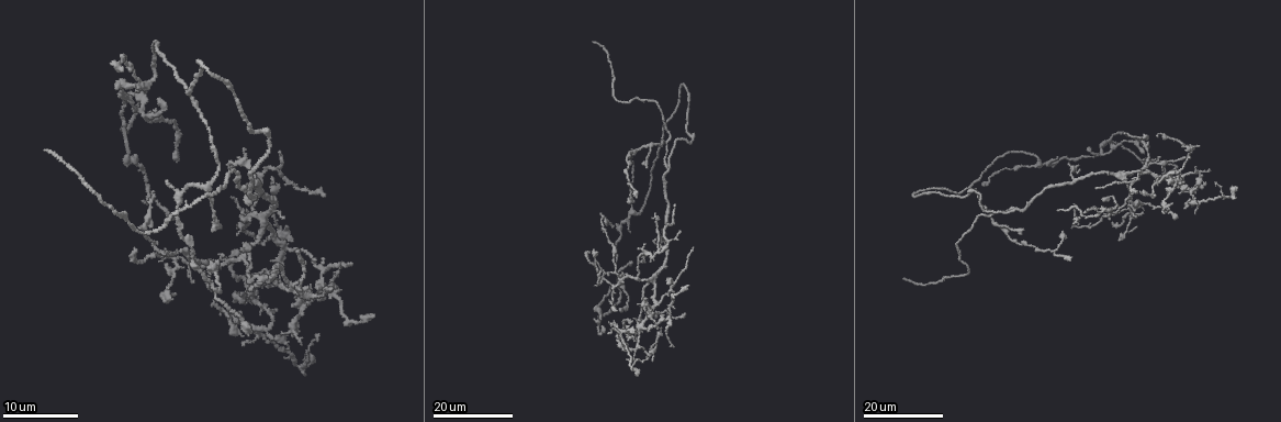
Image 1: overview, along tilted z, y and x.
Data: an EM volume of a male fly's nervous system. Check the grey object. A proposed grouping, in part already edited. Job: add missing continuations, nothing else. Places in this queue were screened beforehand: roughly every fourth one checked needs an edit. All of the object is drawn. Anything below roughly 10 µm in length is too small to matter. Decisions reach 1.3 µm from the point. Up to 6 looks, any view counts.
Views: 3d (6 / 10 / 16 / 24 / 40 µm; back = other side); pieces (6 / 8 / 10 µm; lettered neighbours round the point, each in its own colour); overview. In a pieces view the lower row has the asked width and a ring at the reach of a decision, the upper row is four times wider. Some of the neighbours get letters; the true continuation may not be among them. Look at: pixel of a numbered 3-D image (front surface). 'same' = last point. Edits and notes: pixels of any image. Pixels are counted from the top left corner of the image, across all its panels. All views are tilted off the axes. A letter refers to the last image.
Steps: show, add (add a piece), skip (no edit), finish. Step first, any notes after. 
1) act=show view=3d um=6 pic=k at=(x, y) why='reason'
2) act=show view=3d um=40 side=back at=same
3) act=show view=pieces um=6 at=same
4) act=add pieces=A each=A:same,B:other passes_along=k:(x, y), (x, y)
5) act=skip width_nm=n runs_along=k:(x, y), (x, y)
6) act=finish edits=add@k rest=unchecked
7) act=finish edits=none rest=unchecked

act=show view=3d um=16 pic=1 at=(694, 248) why='thin end'

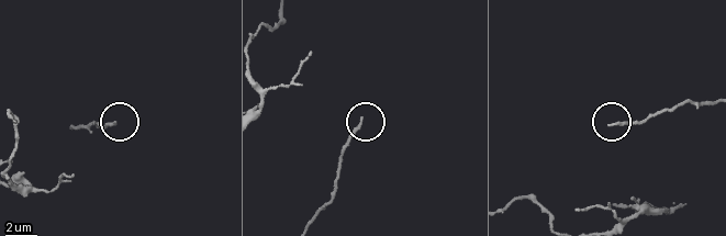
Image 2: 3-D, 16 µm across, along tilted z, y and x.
act=show view=pieces um=10 pic=2 at=(610, 123)

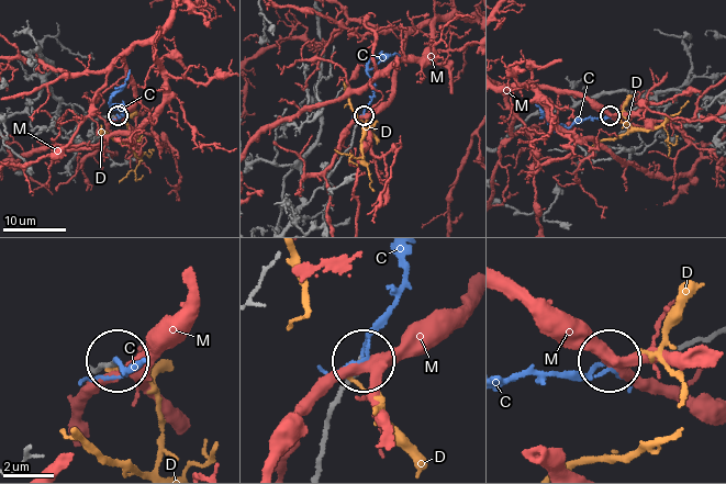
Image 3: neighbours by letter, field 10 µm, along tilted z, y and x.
act=add pieces=C each=C:same,D:other,M:other passes_along=3:(687, 346), (576, 374), (506, 378) found='the neuron continues'

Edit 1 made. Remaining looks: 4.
act=show view=3d um=24 pic=1 at=(659, 326) why='free end'

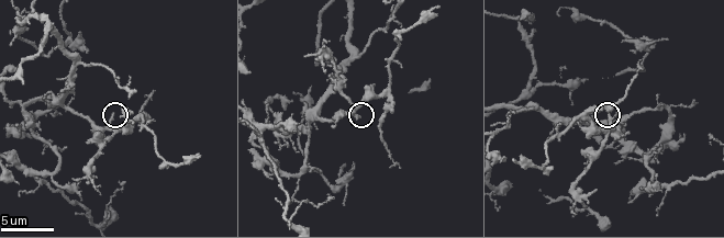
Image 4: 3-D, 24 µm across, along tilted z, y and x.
act=show view=pieces um=10 pic=4 at=(360, 114) why='what lies round it'

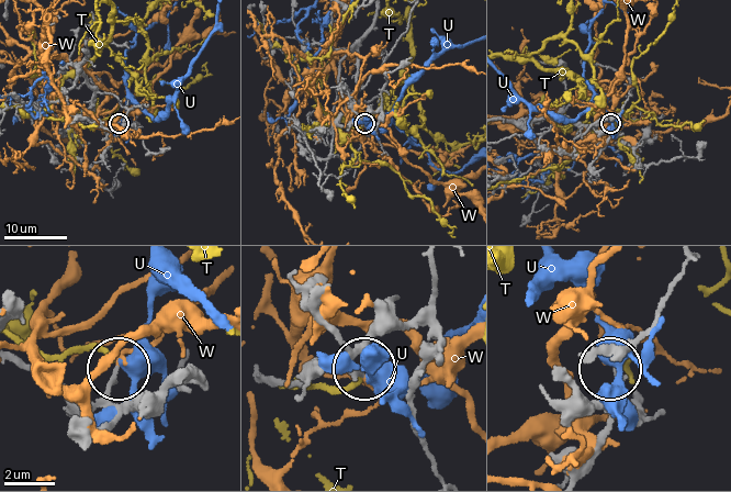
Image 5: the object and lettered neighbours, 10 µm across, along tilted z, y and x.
act=skip each=T:other,U:other,W:other found='no lettered piece goes on from it'

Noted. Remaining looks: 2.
act=show view=3d um=24 pic=1 at=(594, 42) why='long arm stops here'

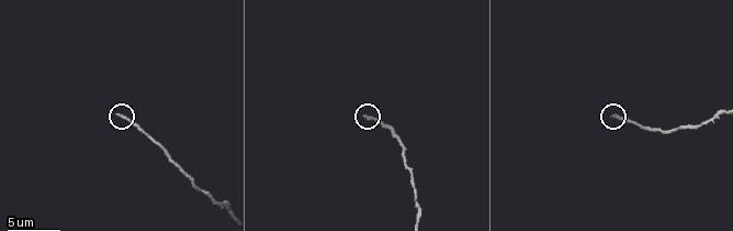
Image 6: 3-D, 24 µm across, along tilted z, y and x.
act=show view=pieces um=8 pic=6 at=(117, 116)

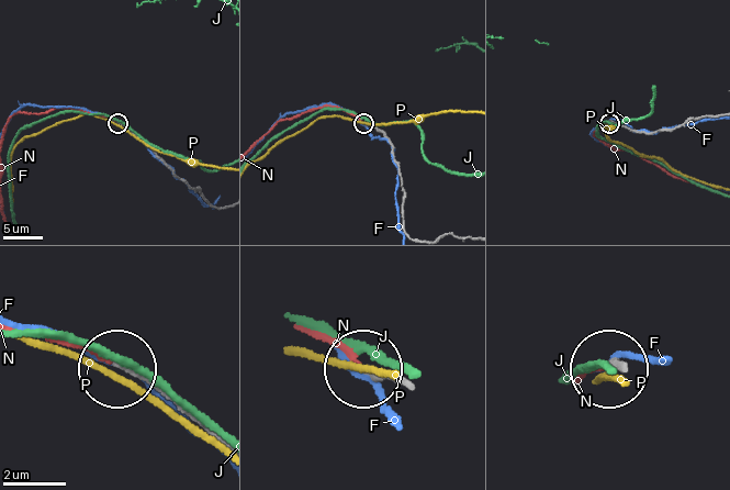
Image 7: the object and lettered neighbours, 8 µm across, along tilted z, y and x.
act=add pieces=N each=F:other,J:other,N:same,P:other passes_along=7:(378, 129), (327, 107), (282, 119), (259, 141) found='it goes on there'

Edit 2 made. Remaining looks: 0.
act=finish edits=add@3,add@7 rest=unchecked

